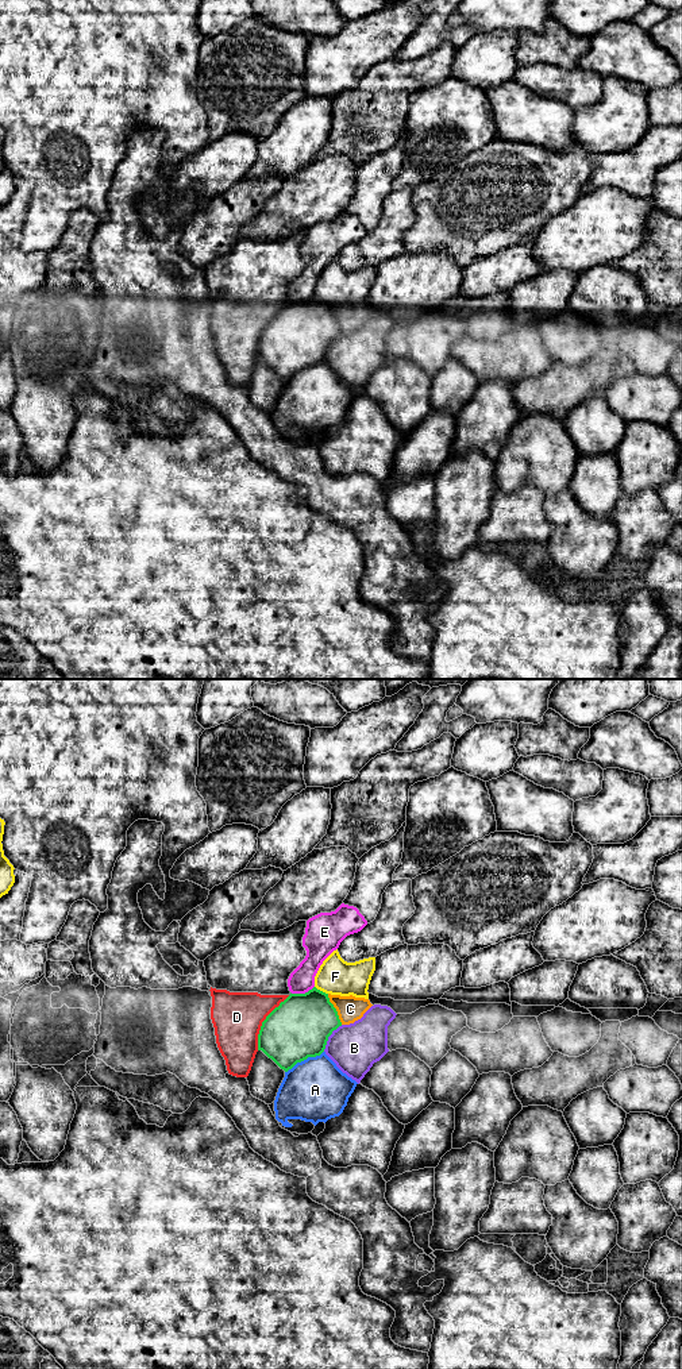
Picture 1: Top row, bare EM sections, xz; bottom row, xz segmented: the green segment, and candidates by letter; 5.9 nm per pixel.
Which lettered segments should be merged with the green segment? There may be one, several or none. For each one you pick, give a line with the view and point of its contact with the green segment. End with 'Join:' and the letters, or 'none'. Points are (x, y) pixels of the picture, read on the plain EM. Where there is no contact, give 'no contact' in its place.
Join: none

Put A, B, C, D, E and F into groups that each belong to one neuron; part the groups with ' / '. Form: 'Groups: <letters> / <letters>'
Groups: A / B / C F / D / E

